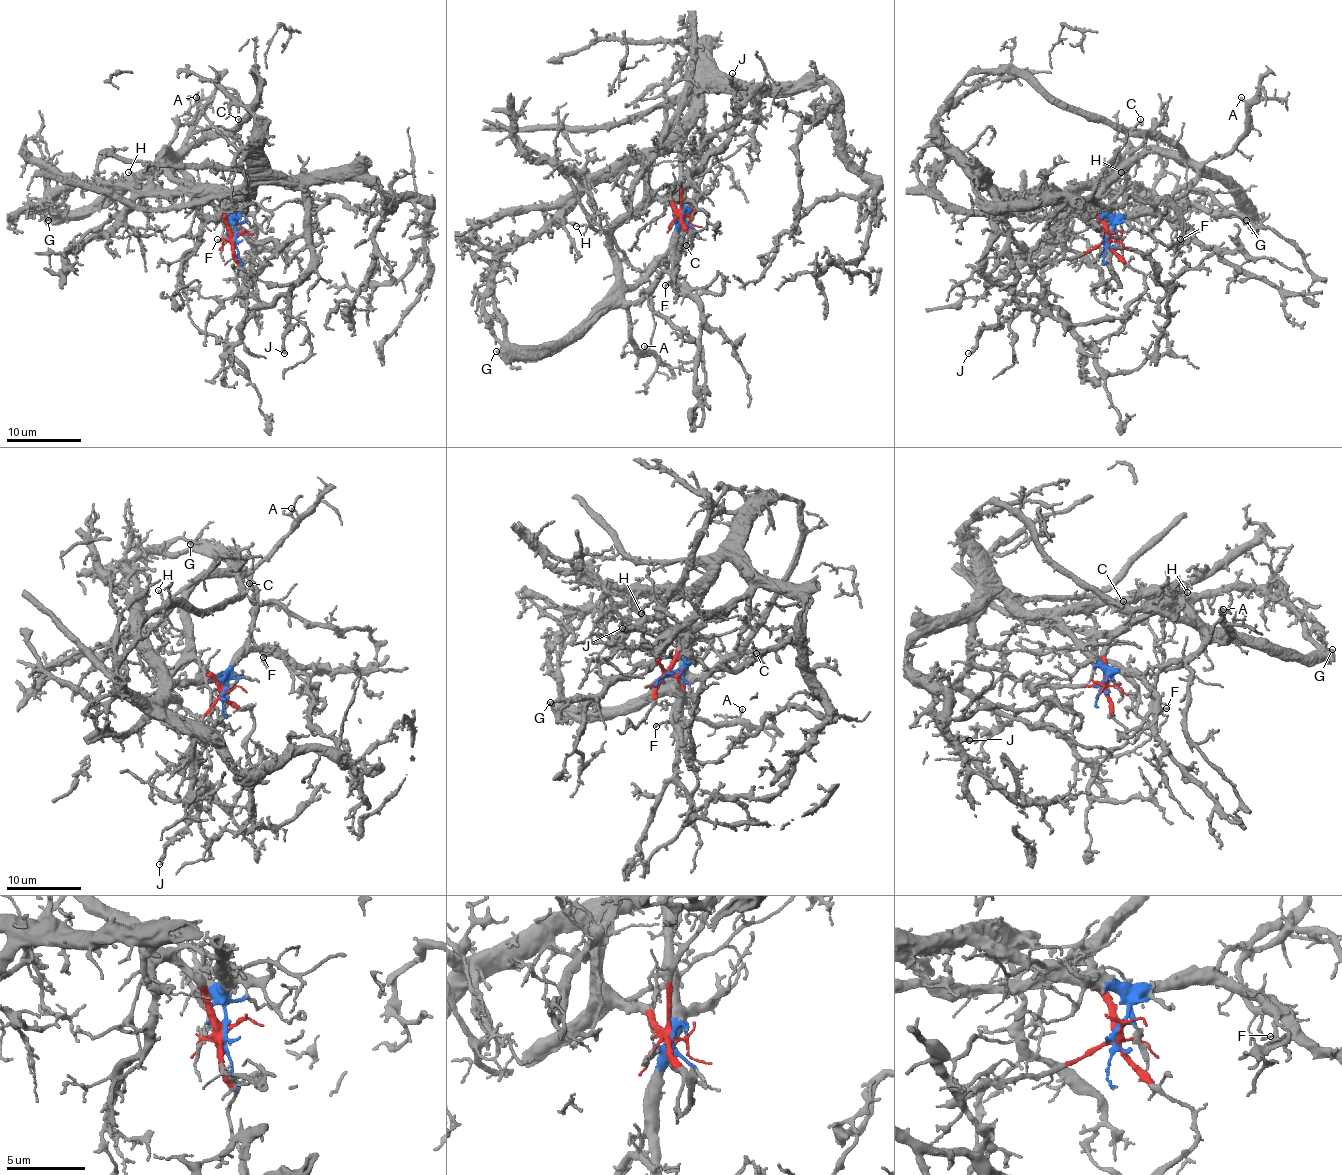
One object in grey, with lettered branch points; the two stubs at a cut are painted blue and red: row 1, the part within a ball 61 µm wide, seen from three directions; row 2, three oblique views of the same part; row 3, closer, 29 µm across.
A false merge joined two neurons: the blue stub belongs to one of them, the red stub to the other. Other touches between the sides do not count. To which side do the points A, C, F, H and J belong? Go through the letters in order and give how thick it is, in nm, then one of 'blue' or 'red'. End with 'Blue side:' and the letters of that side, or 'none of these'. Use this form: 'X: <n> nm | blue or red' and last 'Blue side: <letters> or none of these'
A: 190 nm | red
C: 240 nm | red
F: 140 nm | blue
H: 150 nm | red
J: 220 nm | blue
Blue side: F, J

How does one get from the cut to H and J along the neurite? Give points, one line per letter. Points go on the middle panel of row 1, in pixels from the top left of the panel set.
H: (682, 213), (666, 200), (649, 200), (609, 230), (593, 230), (585, 224), (576, 226)
J: (682, 213), (682, 135), (695, 101), (707, 90), (751, 97), (759, 92), (738, 123), (733, 73)

